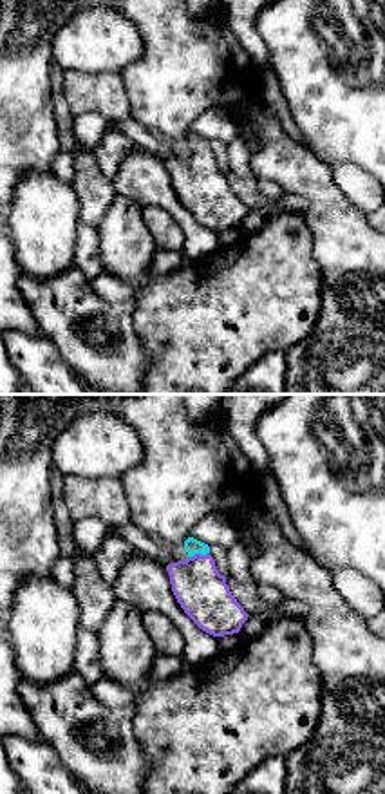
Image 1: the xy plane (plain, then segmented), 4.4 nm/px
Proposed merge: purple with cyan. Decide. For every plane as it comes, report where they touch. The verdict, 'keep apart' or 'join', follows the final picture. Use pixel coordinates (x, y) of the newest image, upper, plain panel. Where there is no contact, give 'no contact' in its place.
(197, 149)

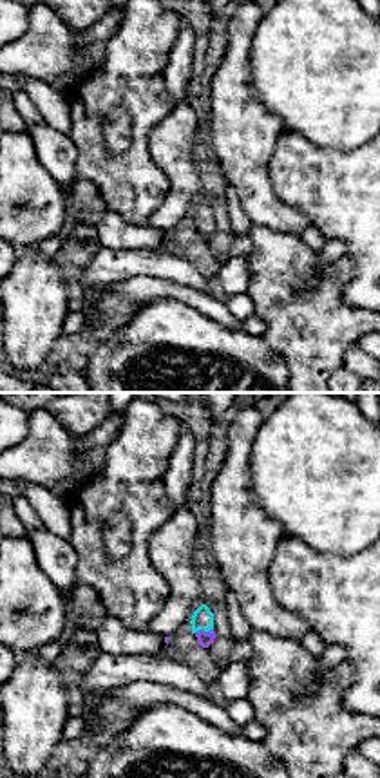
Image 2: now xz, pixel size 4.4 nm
(203, 225)

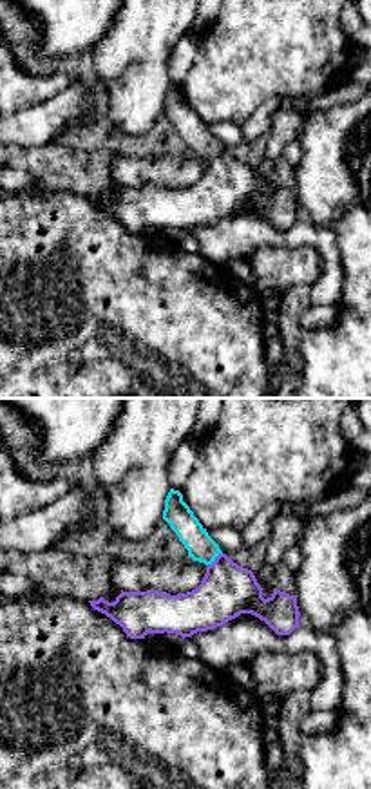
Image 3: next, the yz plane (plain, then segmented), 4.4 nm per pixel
(216, 154)

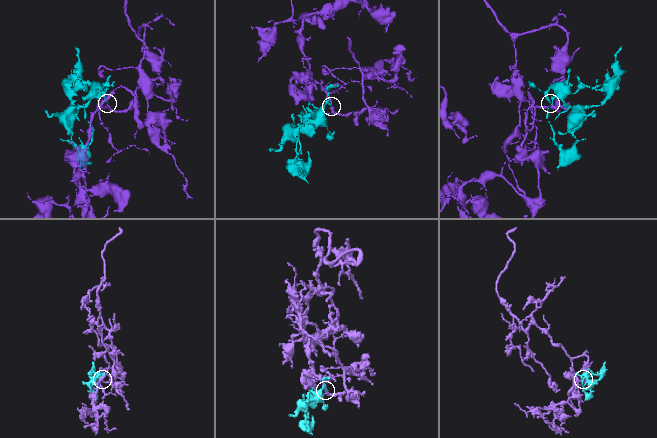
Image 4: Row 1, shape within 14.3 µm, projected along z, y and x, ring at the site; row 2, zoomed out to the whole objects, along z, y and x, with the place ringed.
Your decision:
join

